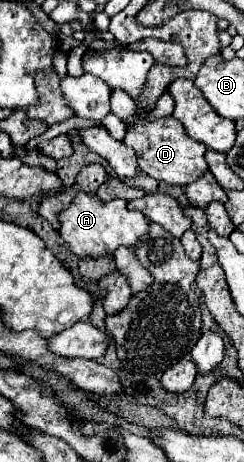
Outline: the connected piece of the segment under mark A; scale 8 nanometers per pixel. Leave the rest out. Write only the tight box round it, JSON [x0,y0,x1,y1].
[59,193,149,257]

